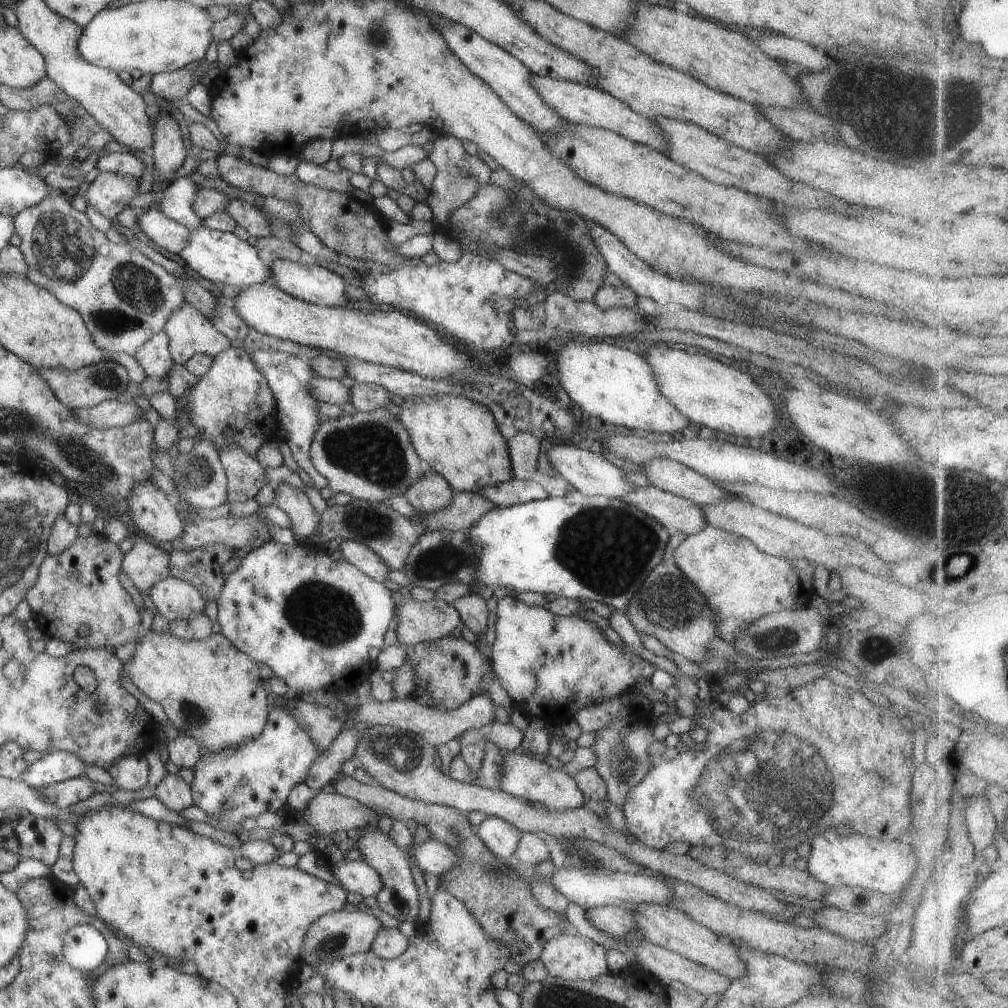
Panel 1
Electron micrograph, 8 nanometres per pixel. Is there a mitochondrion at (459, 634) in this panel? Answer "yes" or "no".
no

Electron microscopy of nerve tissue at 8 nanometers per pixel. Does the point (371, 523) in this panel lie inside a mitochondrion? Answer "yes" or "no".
yes

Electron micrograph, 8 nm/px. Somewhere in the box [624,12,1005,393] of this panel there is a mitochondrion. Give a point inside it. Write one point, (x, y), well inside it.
(915, 123)

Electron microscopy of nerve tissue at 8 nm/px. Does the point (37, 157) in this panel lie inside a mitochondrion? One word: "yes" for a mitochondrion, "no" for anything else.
no

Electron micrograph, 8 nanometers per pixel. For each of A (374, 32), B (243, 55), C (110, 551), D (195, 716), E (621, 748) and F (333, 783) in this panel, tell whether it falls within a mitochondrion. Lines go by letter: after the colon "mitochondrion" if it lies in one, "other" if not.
A: mitochondrion
B: other
C: other
D: mitochondrion
E: mitochondrion
F: other

